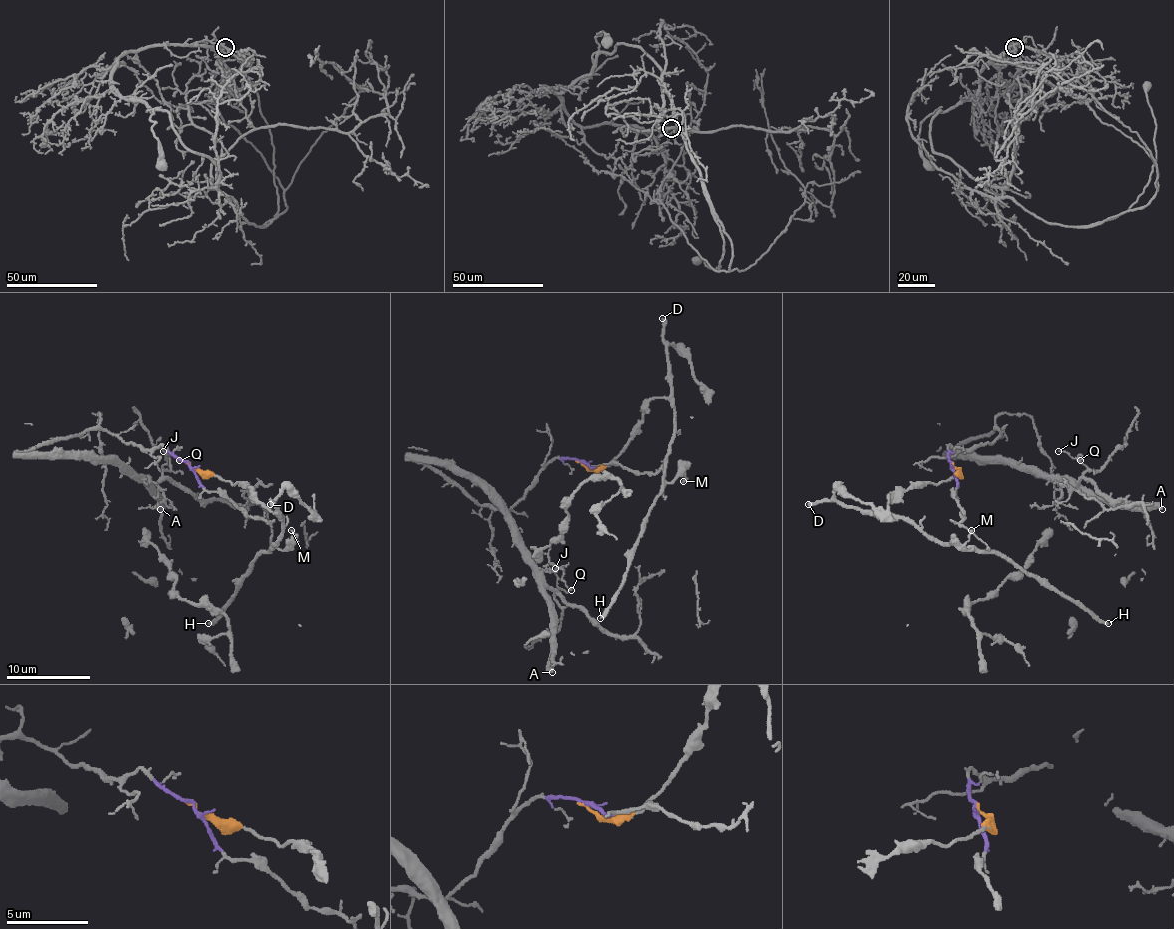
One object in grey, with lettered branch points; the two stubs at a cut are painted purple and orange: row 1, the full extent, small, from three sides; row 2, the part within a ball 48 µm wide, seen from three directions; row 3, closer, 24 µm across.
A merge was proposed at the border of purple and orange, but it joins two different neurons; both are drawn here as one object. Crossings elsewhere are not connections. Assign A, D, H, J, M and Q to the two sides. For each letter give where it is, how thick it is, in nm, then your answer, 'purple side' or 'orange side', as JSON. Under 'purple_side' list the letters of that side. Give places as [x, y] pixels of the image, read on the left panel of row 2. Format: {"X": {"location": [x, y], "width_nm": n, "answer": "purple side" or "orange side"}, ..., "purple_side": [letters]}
{"A": {"location": [160, 509], "width_nm": 460, "answer": "purple side"}, "D": {"location": [270, 504], "width_nm": 320, "answer": "orange side"}, "H": {"location": [208, 623], "width_nm": 240, "answer": "orange side"}, "J": {"location": [163, 451], "width_nm": 110, "answer": "purple side"}, "M": {"location": [291, 530], "width_nm": 170, "answer": "orange side"}, "Q": {"location": [179, 460], "width_nm": 110, "answer": "purple side"}, "purple_side": ["A", "J", "Q"]}

